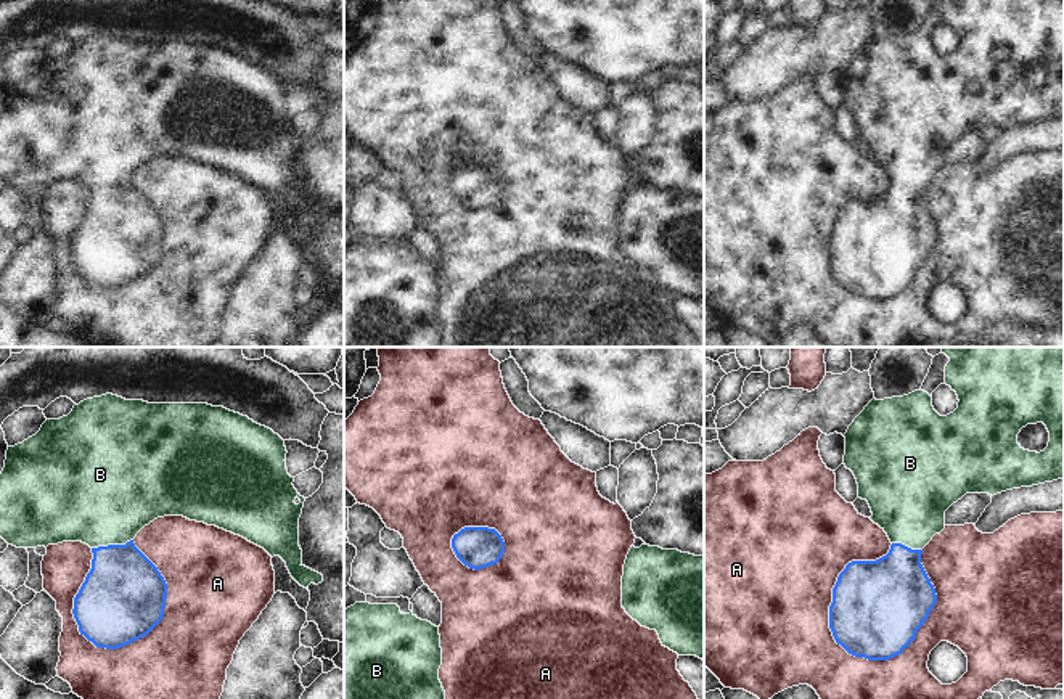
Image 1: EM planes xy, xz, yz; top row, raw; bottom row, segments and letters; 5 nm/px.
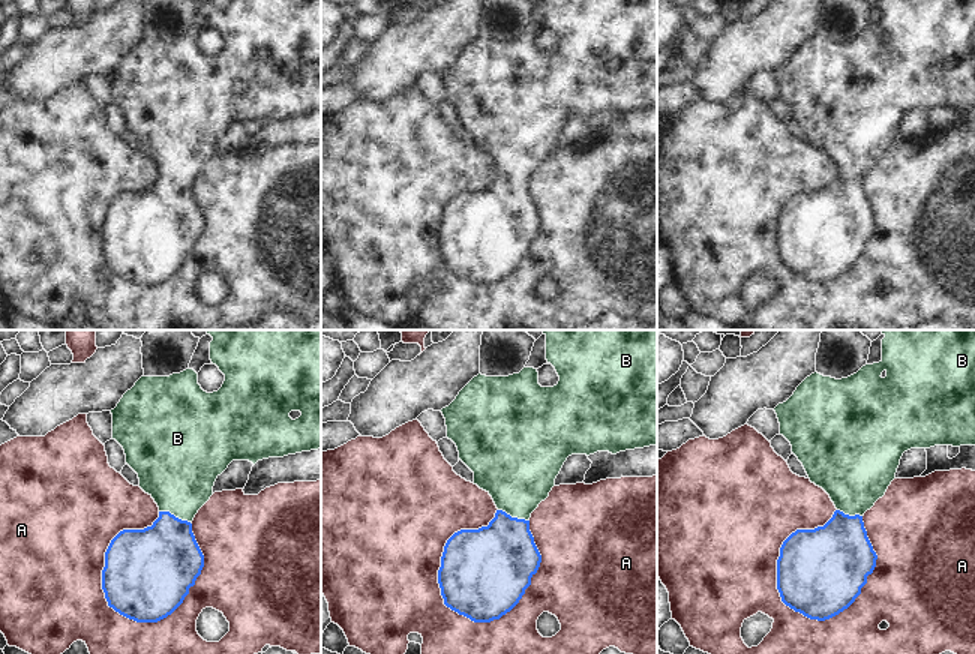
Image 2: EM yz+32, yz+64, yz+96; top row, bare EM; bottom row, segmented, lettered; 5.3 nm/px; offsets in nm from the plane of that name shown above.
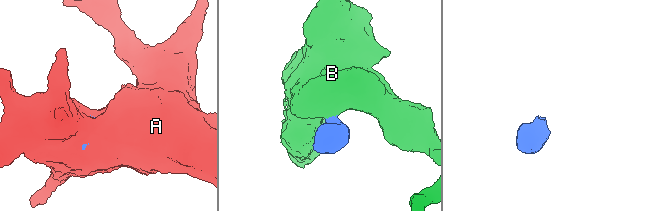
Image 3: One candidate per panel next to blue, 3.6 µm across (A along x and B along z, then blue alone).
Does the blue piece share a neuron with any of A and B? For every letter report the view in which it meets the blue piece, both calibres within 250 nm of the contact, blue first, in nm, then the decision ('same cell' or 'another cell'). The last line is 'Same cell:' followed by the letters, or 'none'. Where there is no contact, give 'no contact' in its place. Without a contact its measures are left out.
A: yz | 460/360 nm | another cell
B: xy | 420/480 nm | same cell
Same cell: B

